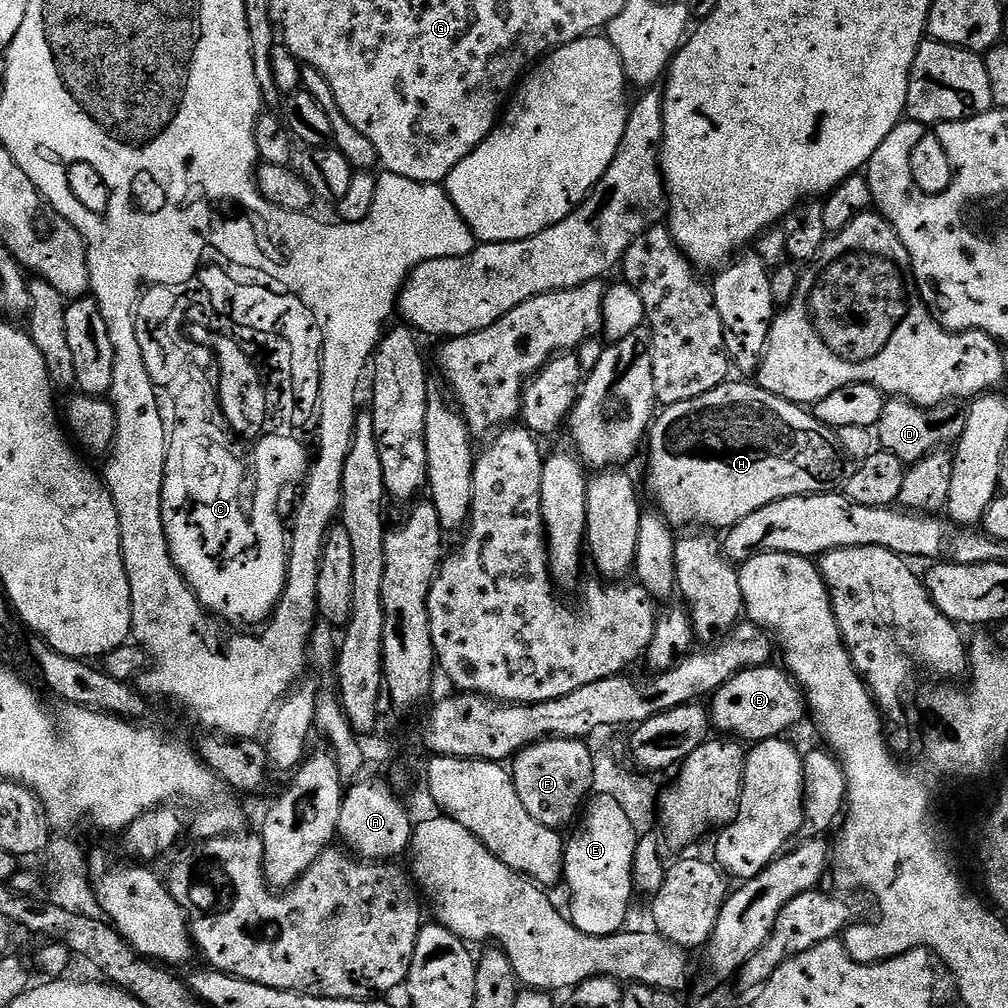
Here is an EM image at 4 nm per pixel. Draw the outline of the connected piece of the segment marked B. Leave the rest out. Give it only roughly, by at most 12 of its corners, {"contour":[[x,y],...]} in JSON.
{"contour":[[783,667],[747,668],[710,697],[710,724],[775,740],[806,716]]}

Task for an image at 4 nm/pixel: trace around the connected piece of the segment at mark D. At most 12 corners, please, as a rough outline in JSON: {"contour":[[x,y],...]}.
{"contour":[[947,400],[919,408],[885,403],[874,429],[904,465],[955,445],[967,407]]}

